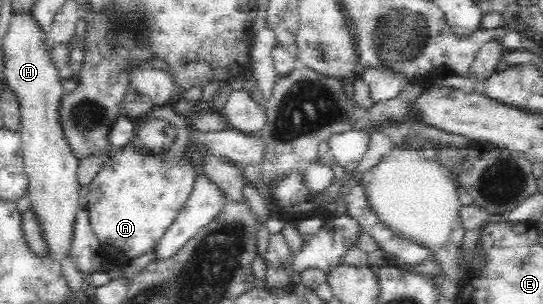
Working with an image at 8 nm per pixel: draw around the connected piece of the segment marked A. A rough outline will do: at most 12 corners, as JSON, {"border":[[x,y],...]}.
{"border":[[128,144],[86,210],[122,262],[154,249],[197,179],[182,157]]}

